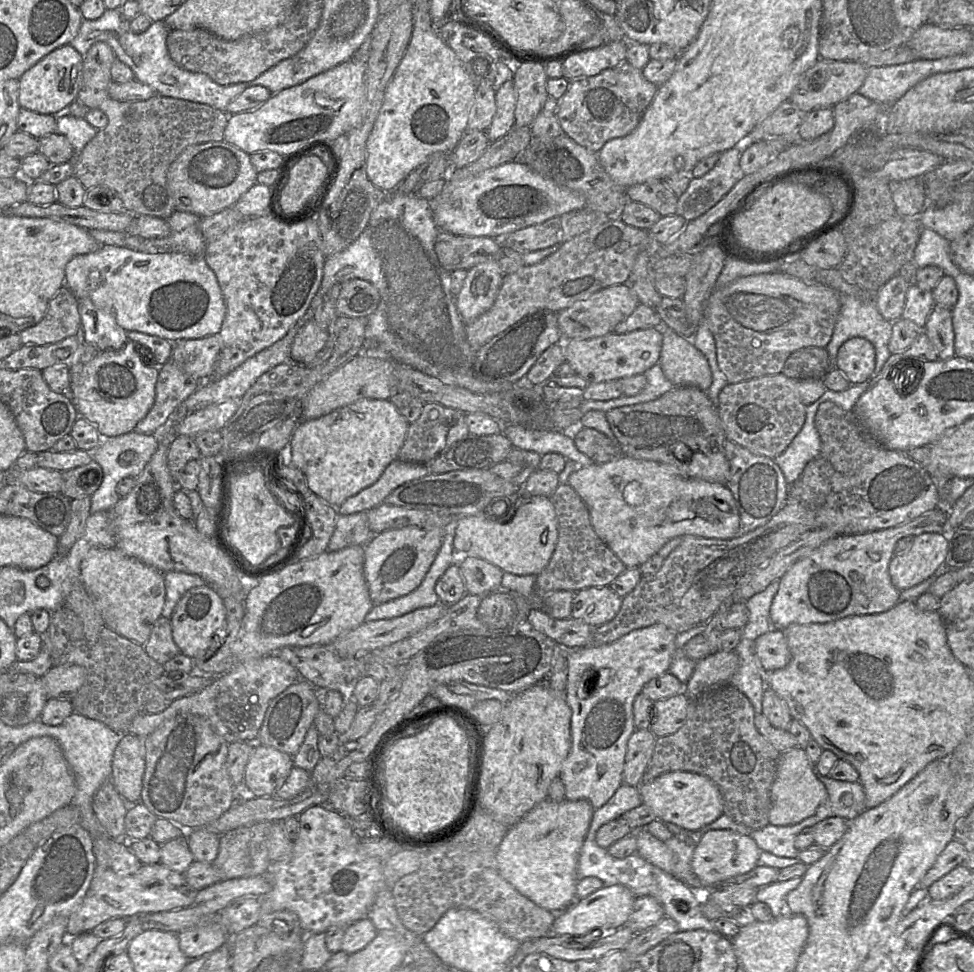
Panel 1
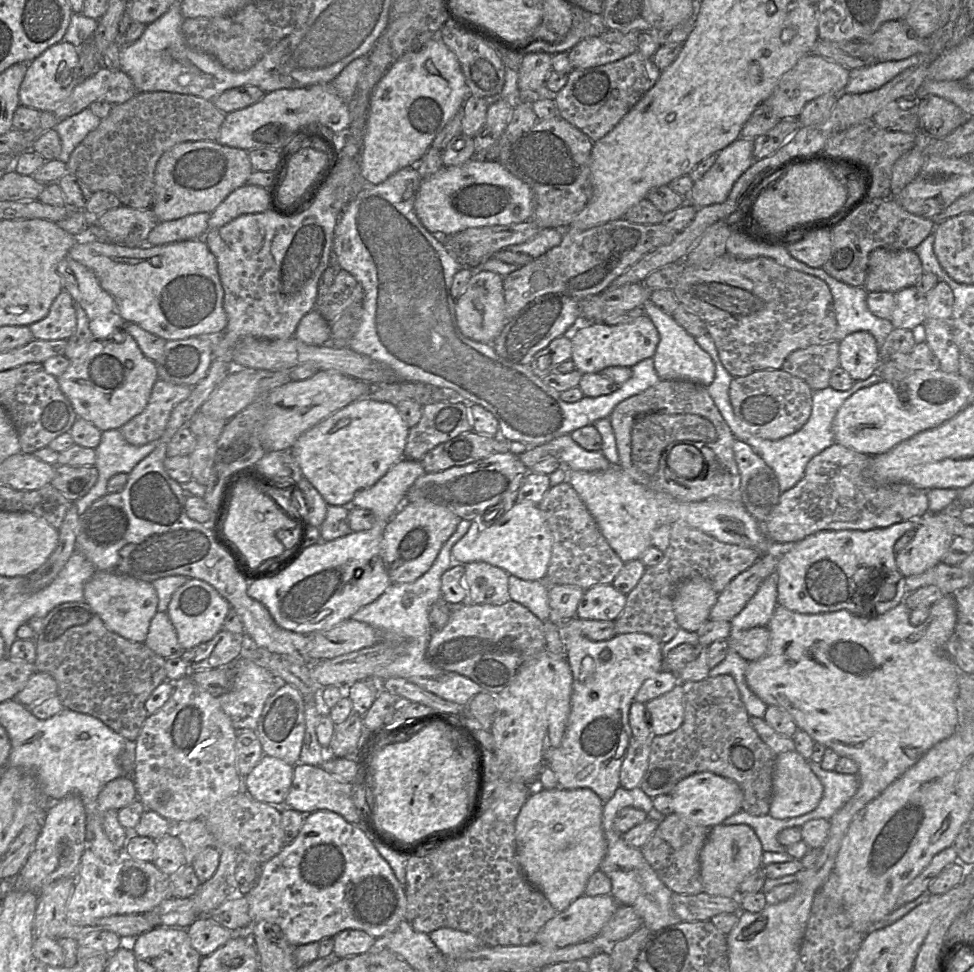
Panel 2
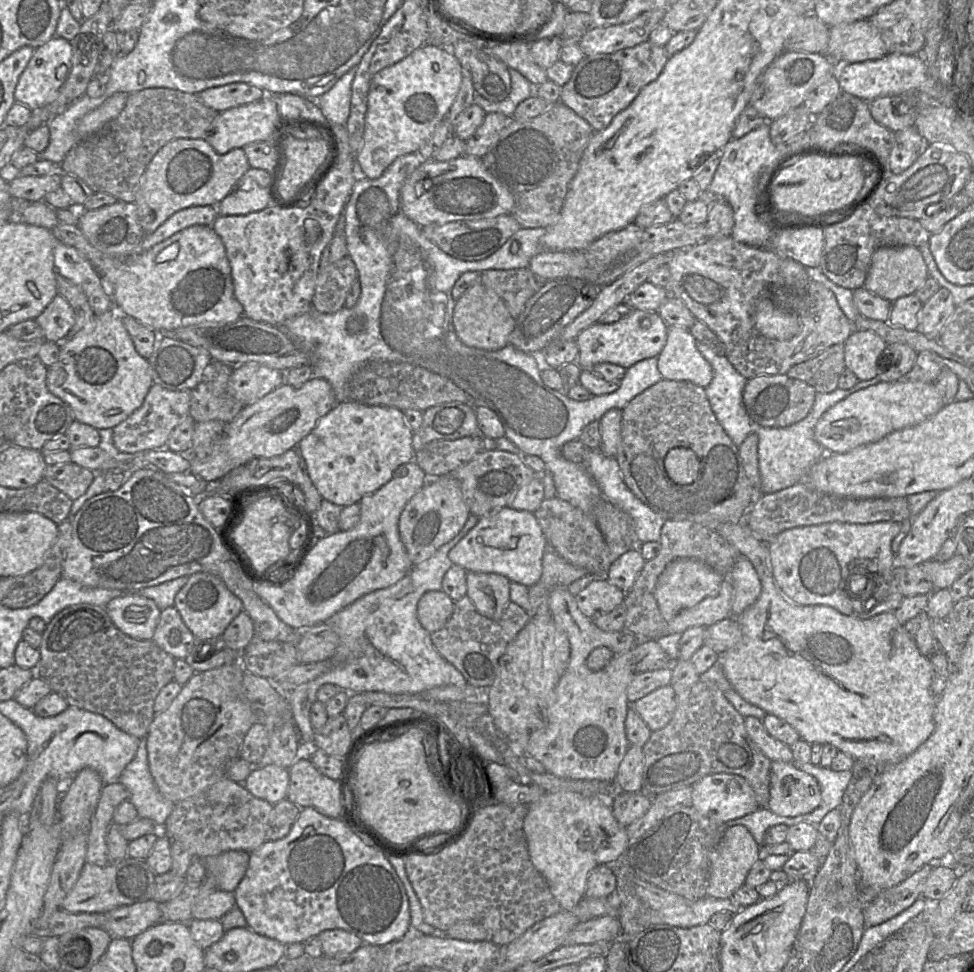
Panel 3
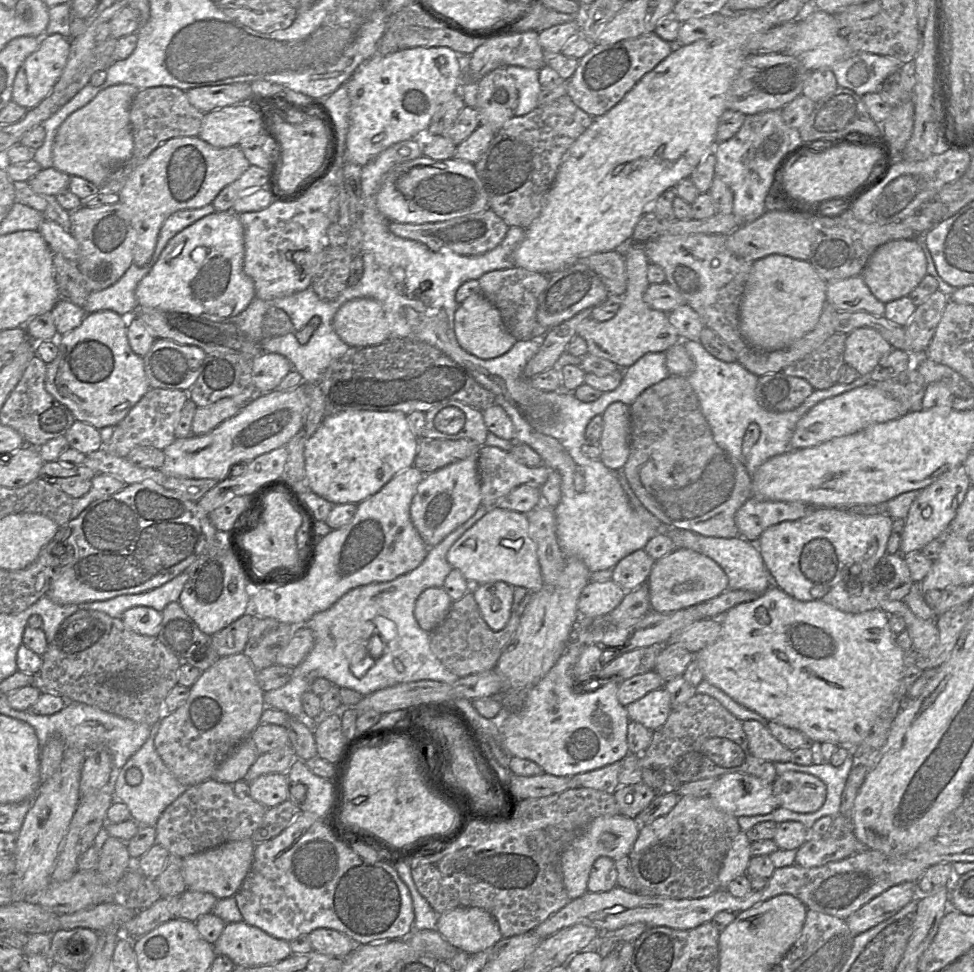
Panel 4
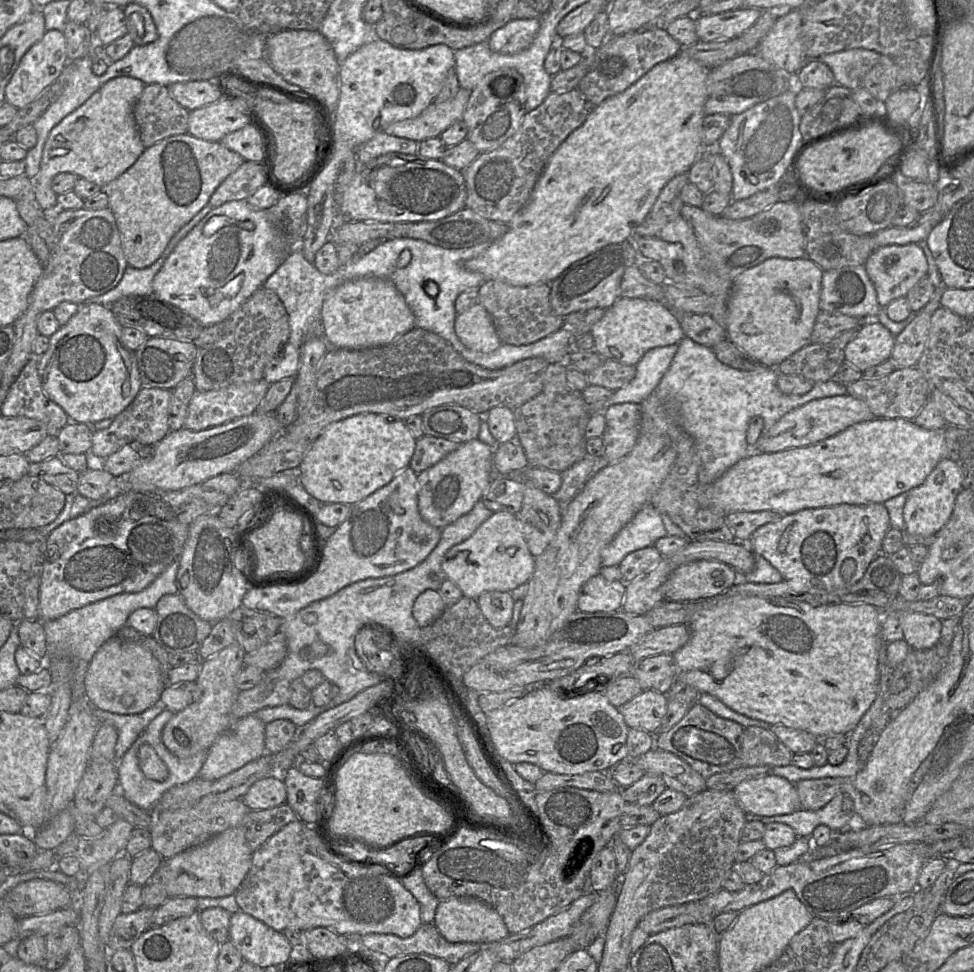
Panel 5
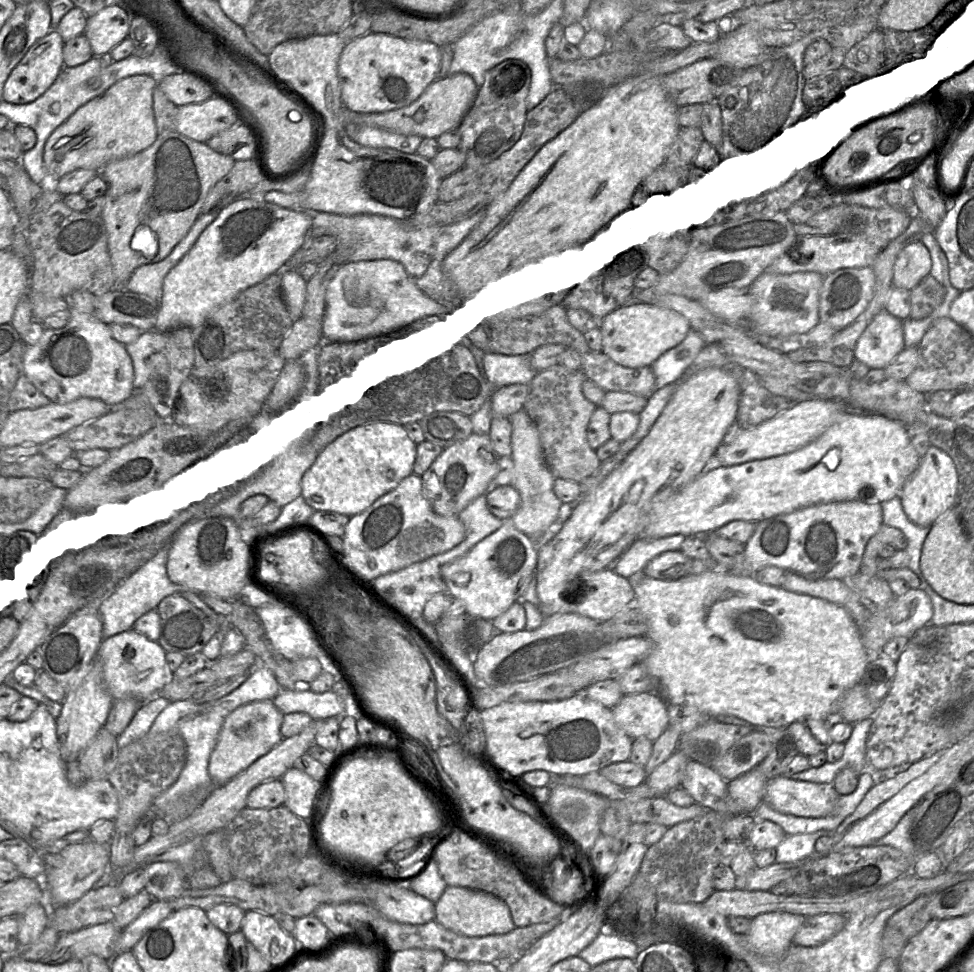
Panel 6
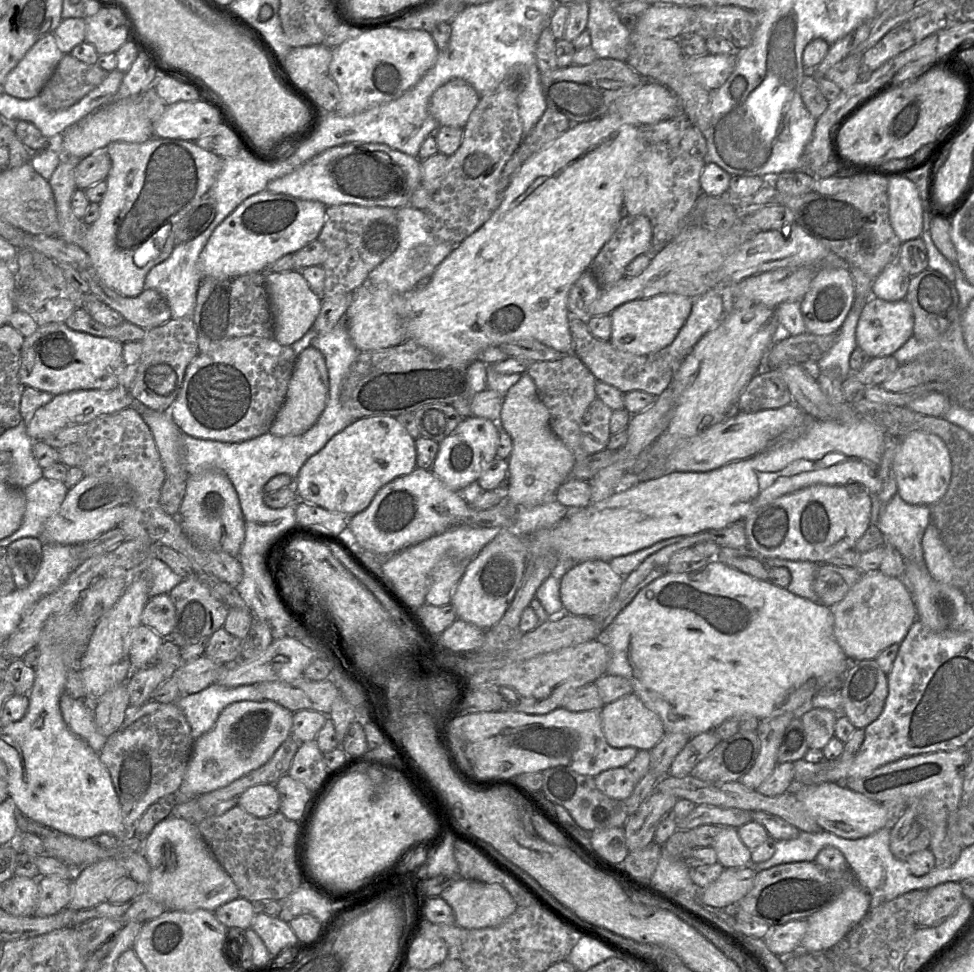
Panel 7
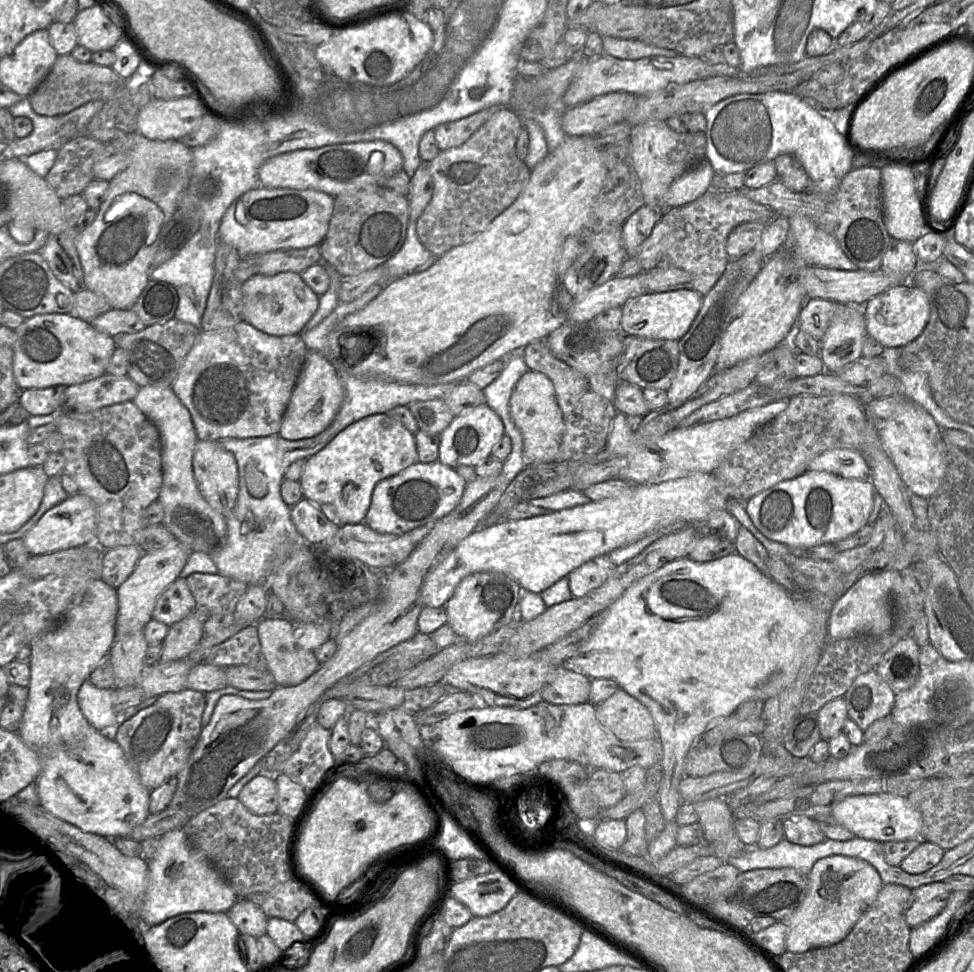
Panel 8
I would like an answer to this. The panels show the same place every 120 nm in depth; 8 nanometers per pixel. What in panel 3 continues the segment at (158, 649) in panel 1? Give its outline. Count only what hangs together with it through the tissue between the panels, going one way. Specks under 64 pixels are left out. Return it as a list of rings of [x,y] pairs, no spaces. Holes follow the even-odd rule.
[[[174,606],[160,611],[152,641],[175,659],[184,659],[197,642]]]

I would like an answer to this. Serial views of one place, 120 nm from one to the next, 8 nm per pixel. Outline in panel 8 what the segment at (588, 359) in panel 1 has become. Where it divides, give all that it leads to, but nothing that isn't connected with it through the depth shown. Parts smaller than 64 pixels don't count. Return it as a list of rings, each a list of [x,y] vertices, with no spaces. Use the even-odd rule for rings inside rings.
[[[691,289],[644,294],[629,299],[622,307],[620,331],[624,335],[649,339],[677,340],[688,331],[696,318],[703,296]]]

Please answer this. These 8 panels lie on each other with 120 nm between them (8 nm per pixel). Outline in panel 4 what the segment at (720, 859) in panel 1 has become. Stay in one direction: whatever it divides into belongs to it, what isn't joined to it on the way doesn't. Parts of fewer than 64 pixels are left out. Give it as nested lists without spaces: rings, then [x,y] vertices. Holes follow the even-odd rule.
[[[740,831],[731,844],[718,873],[720,889],[726,889],[731,881],[747,873],[751,841],[745,831]]]

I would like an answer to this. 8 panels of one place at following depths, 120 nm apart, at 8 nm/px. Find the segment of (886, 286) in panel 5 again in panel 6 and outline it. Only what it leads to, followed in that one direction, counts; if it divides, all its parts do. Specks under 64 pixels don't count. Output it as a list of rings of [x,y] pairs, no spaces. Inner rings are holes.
[[[921,241],[908,244],[895,260],[892,287],[910,291],[930,274],[931,265],[930,253]]]

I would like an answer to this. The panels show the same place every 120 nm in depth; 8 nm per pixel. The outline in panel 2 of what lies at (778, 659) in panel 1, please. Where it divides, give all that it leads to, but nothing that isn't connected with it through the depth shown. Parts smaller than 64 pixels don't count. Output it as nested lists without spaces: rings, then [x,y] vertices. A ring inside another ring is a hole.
[[[767,626],[755,627],[730,633],[727,641],[730,651],[737,652],[748,662],[757,661],[768,651],[770,632]]]

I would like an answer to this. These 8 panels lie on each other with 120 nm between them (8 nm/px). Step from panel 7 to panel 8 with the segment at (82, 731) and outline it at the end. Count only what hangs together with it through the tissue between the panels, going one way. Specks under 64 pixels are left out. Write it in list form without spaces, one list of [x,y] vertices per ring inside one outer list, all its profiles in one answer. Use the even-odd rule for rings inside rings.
[[[88,679],[77,693],[77,704],[86,721],[96,730],[113,729],[118,725],[117,713],[110,705],[112,688],[100,689]]]

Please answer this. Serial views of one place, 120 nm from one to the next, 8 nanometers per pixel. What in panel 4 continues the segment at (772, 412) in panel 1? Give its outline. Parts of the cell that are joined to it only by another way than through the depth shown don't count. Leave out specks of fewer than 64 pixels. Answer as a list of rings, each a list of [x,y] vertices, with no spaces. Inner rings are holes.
[[[778,372],[759,377],[755,398],[768,412],[785,412],[800,406],[813,391],[807,380]]]

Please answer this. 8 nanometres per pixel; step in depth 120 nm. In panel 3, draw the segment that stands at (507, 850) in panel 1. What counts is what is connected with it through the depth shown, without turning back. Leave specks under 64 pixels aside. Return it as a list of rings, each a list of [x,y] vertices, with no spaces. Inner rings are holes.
[[[571,791],[546,792],[530,803],[523,830],[530,859],[547,882],[550,892],[561,906],[561,911],[571,911],[584,897],[588,875],[596,866],[612,865],[625,858],[631,844],[626,828],[618,823],[612,807],[605,805],[600,796],[583,796]]]

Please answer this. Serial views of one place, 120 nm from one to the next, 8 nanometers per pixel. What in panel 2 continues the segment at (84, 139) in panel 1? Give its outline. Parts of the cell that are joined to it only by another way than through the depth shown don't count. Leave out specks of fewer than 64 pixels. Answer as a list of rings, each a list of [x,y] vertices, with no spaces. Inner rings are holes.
[[[86,108],[57,124],[53,129],[60,137],[62,148],[57,160],[67,164],[73,150],[99,126],[100,121],[100,118]]]

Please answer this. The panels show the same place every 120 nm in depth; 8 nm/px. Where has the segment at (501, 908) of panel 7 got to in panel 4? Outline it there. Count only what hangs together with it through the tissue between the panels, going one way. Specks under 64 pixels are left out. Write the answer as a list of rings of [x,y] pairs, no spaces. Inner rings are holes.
[[[458,907],[440,914],[437,931],[467,955],[484,951],[503,938],[495,917],[477,907]]]

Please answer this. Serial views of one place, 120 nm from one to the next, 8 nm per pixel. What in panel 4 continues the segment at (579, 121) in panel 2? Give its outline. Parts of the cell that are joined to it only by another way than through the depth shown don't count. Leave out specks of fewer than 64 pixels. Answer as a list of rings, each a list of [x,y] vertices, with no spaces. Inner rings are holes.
[[[650,32],[611,45],[592,44],[590,51],[579,59],[574,74],[567,81],[567,95],[592,118],[601,116],[614,107],[634,85],[664,60],[675,47]]]

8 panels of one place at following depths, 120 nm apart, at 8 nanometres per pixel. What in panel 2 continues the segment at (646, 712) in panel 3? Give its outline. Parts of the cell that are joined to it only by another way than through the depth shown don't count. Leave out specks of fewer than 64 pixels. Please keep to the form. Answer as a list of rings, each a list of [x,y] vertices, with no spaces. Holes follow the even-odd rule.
[[[679,682],[670,691],[649,700],[645,709],[650,713],[653,735],[665,735],[678,729],[684,720],[684,694]]]

